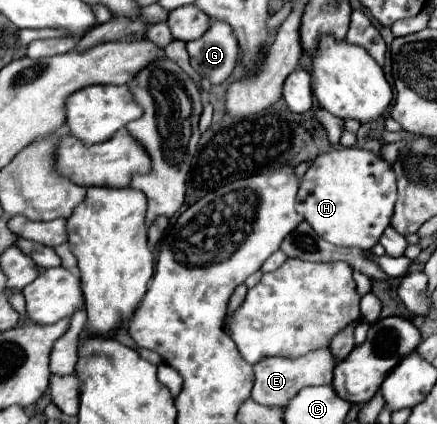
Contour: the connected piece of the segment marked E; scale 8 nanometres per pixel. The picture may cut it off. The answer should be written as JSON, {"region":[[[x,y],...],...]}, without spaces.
{"region":[[[330,349],[322,351],[310,351],[308,355],[302,355],[298,359],[286,359],[286,357],[268,357],[254,365],[256,381],[252,387],[252,399],[256,403],[268,405],[268,407],[286,407],[288,401],[308,385],[330,385],[332,383],[332,371],[334,371],[334,357]]]}

